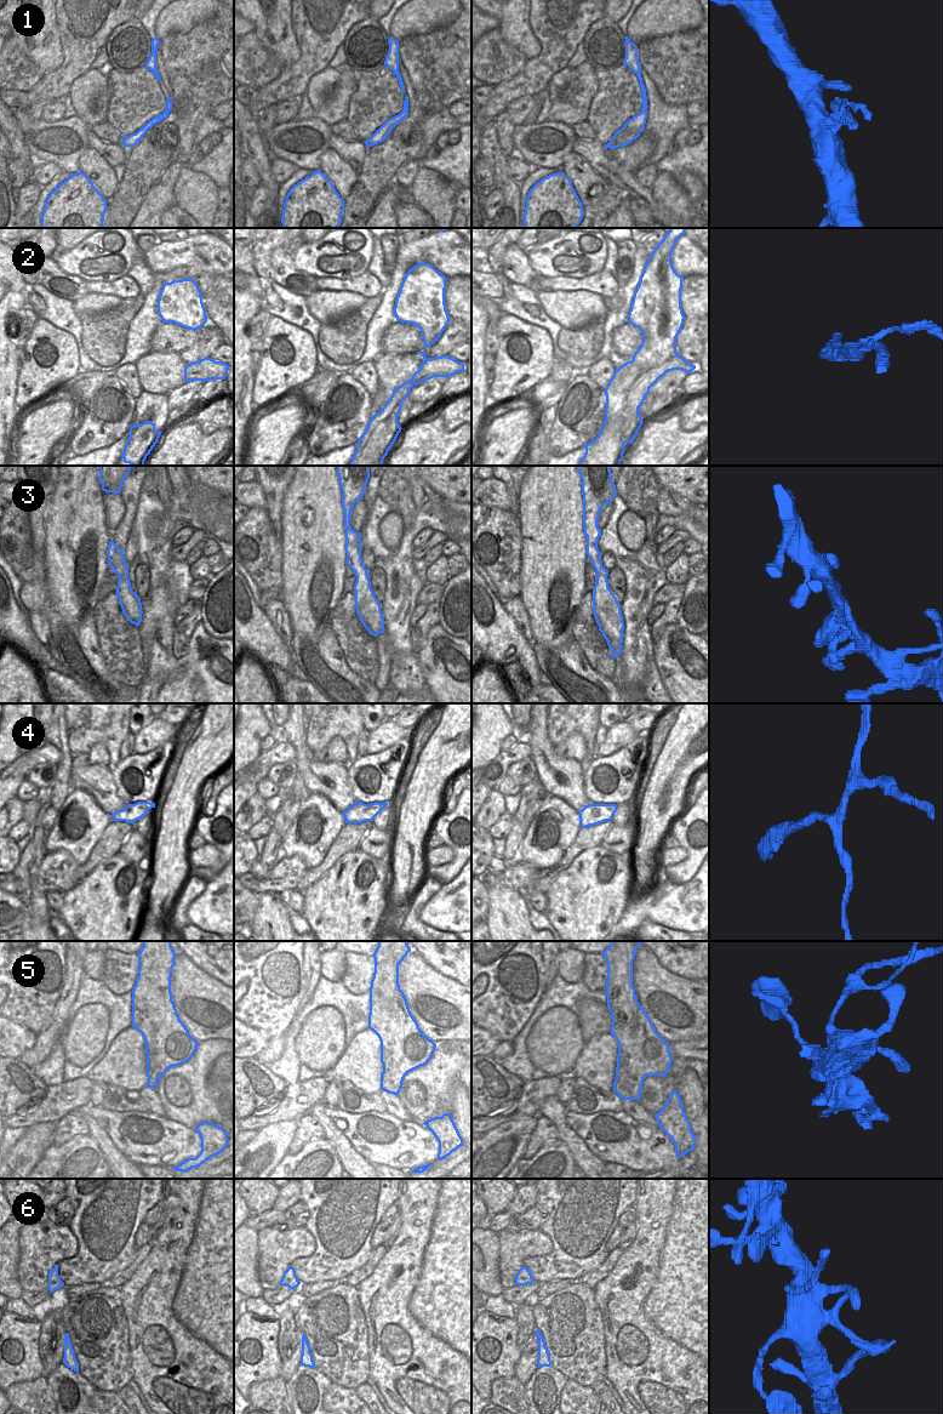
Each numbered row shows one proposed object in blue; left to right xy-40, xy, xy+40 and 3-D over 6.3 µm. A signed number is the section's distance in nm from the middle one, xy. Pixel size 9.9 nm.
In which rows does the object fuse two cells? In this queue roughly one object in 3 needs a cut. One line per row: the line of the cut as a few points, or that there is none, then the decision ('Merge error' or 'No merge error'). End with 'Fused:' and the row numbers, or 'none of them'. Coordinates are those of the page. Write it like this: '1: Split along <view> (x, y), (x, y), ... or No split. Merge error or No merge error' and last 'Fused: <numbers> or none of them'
1: Split along xy+40 (621, 129), (638, 129), (640, 131). Merge error
2: Split along xy+40 (675, 352), (651, 371). Merge error
3: No split. No merge error
4: No split. No merge error
5: Split along xy+40 (623, 1004), (629, 1008), (636, 1020), (635, 1026). Merge error
6: No split. No merge error
Fused: 1, 2, 5

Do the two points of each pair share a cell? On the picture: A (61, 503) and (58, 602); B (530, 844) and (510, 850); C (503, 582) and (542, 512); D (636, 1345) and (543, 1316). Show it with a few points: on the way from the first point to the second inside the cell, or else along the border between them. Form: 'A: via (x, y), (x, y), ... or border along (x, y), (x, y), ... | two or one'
A: via (62, 528), (62, 577) | one
B: border along (527, 827), (518, 854), (519, 860) | two
C: border along (519, 524), (519, 582) | two
D: border along (598, 1306), (601, 1313), (606, 1362) | two

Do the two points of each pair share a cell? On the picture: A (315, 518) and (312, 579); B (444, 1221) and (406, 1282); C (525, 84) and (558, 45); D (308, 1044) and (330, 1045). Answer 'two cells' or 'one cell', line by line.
A: one cell
B: one cell
C: one cell
D: one cell

